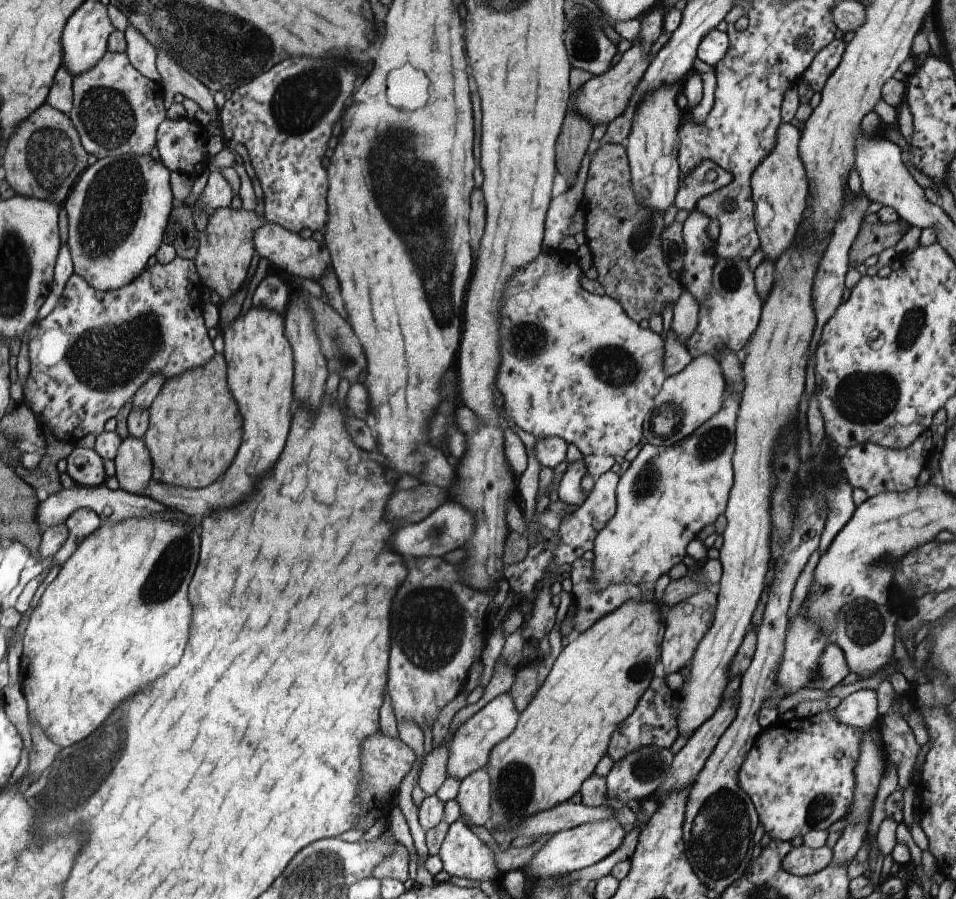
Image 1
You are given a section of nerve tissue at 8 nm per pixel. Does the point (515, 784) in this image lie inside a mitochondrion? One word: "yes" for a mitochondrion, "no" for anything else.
yes

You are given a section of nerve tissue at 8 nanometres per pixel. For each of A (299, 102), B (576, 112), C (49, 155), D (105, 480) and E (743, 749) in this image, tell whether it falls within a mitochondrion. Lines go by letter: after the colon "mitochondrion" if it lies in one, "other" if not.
A: mitochondrion
B: other
C: mitochondrion
D: other
E: other

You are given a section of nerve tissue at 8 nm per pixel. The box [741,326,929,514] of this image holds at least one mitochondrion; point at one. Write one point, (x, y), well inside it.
(868, 399)

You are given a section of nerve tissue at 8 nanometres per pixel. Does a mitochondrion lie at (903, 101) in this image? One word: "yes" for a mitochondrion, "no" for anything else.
no

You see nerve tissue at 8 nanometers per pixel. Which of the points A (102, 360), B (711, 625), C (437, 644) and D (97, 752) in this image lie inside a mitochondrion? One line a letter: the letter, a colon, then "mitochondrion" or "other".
A: mitochondrion
B: other
C: mitochondrion
D: mitochondrion

